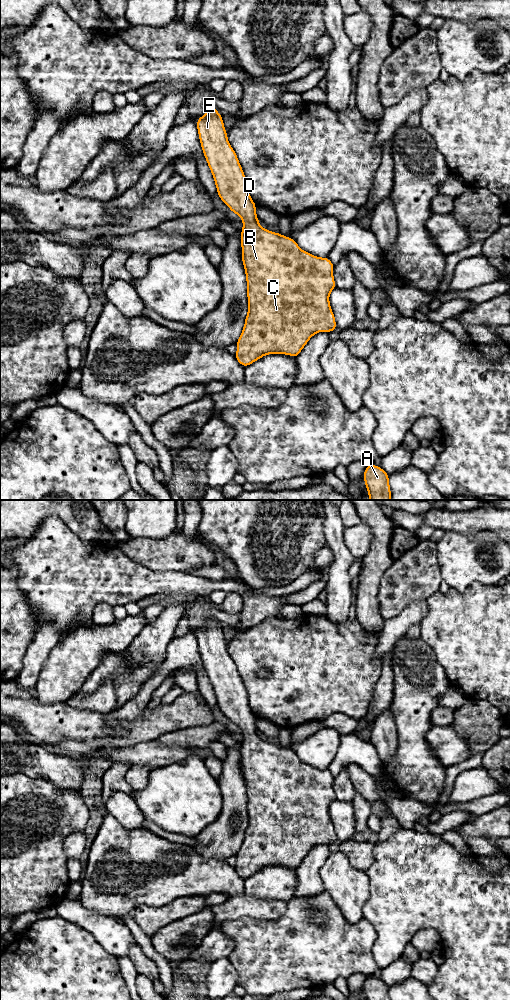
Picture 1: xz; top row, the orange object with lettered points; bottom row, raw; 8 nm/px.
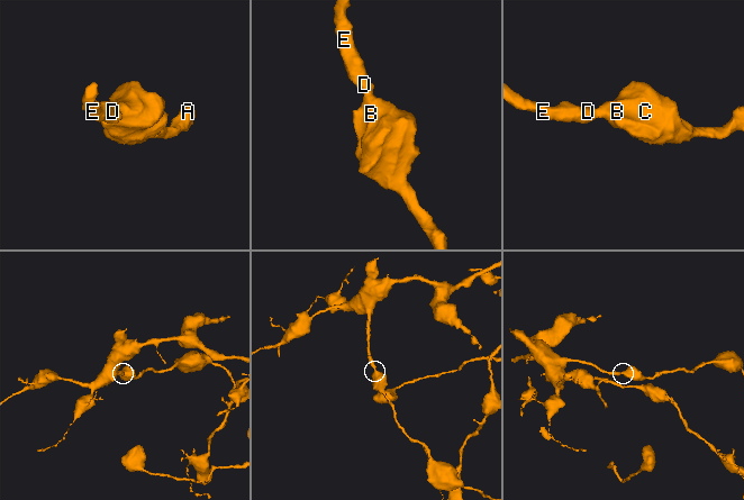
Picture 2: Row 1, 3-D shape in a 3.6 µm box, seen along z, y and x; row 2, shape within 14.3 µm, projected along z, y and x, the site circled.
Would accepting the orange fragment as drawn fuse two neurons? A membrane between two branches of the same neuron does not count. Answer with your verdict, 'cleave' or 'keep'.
keep

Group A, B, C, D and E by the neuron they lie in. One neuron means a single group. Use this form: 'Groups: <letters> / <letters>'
Groups: A B C D E

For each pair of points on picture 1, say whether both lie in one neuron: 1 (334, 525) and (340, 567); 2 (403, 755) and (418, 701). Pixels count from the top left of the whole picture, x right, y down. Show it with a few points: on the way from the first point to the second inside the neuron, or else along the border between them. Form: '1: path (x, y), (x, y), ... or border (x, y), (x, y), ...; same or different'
1: path (336, 535), (340, 557); same
2: path (412, 742), (412, 714); same

